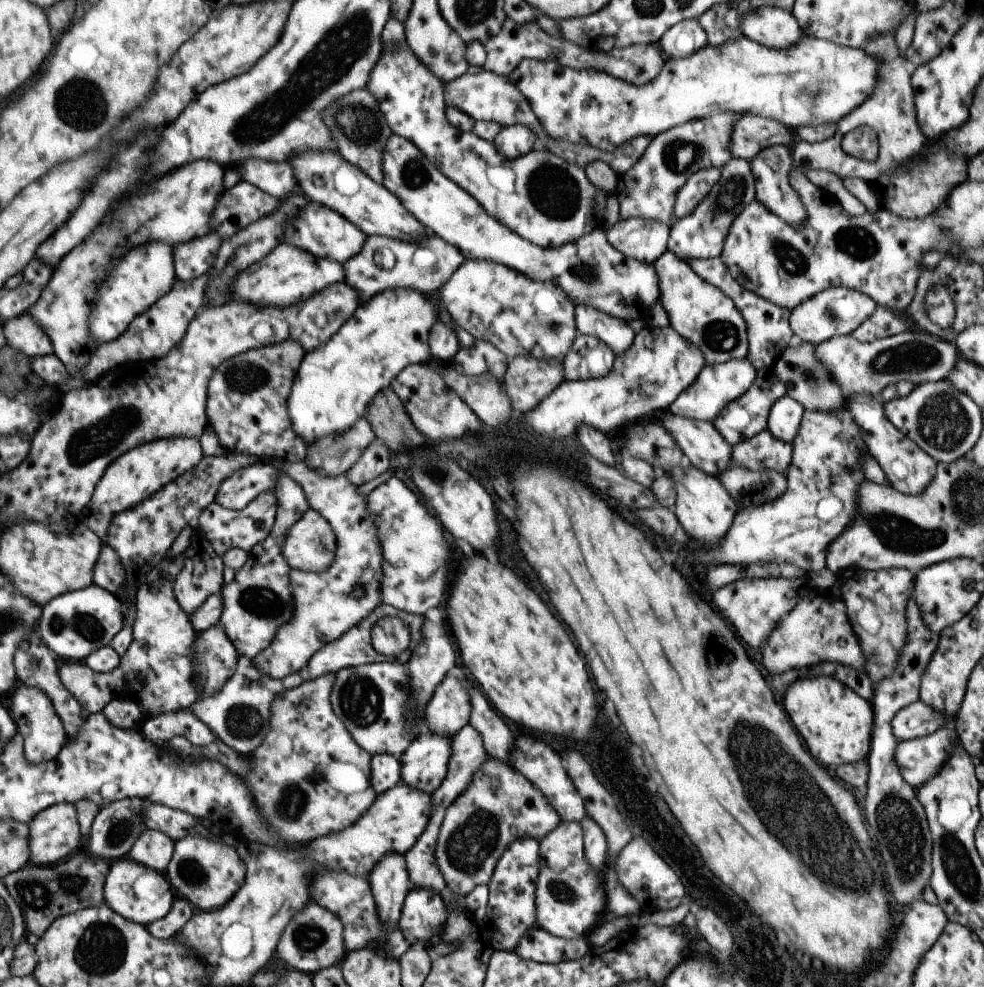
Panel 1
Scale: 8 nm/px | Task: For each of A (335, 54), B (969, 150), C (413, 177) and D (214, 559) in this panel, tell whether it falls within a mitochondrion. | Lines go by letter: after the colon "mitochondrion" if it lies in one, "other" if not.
A: mitochondrion
B: other
C: mitochondrion
D: other

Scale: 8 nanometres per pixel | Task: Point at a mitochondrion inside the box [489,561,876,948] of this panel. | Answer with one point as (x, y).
(559, 891)

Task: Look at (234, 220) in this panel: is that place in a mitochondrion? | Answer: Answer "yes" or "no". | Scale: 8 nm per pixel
no

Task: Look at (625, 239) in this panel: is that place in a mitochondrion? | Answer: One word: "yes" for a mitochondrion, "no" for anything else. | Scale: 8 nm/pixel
no

